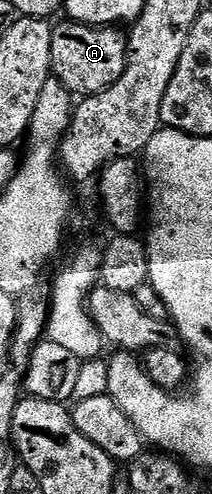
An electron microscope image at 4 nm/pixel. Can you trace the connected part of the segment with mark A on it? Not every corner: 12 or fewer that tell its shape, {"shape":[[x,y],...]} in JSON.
{"shape":[[56,22],[52,76],[74,95],[123,75],[117,27]]}

